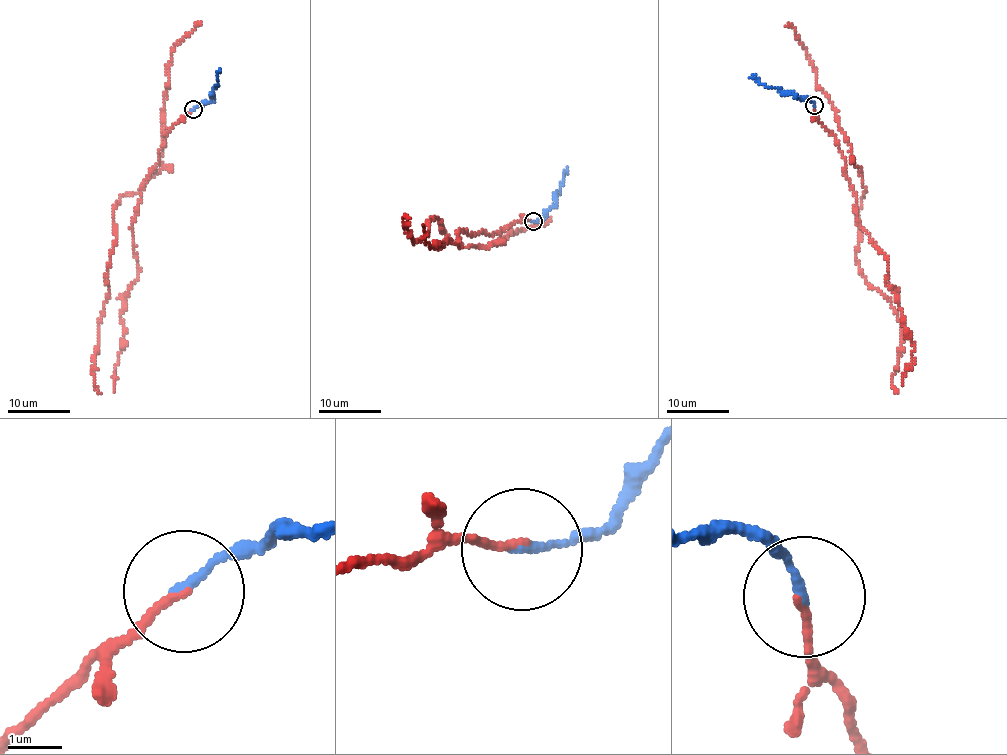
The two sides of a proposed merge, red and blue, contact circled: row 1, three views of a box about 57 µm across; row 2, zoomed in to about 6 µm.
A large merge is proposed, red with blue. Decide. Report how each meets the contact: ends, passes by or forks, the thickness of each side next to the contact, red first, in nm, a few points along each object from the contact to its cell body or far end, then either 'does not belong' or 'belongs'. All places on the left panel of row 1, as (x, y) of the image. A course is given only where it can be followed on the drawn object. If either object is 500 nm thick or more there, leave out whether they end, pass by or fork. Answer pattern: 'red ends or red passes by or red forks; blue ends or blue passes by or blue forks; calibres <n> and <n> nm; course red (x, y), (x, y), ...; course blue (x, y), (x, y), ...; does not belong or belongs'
red ends; blue ends; calibres 150 and 180 nm; course red (193, 109), (172, 127), (162, 166), (135, 194), (119, 197), (112, 213), (109, 297), (92, 373), (102, 394); course blue (193, 109), (213, 97), (218, 70); belongs

